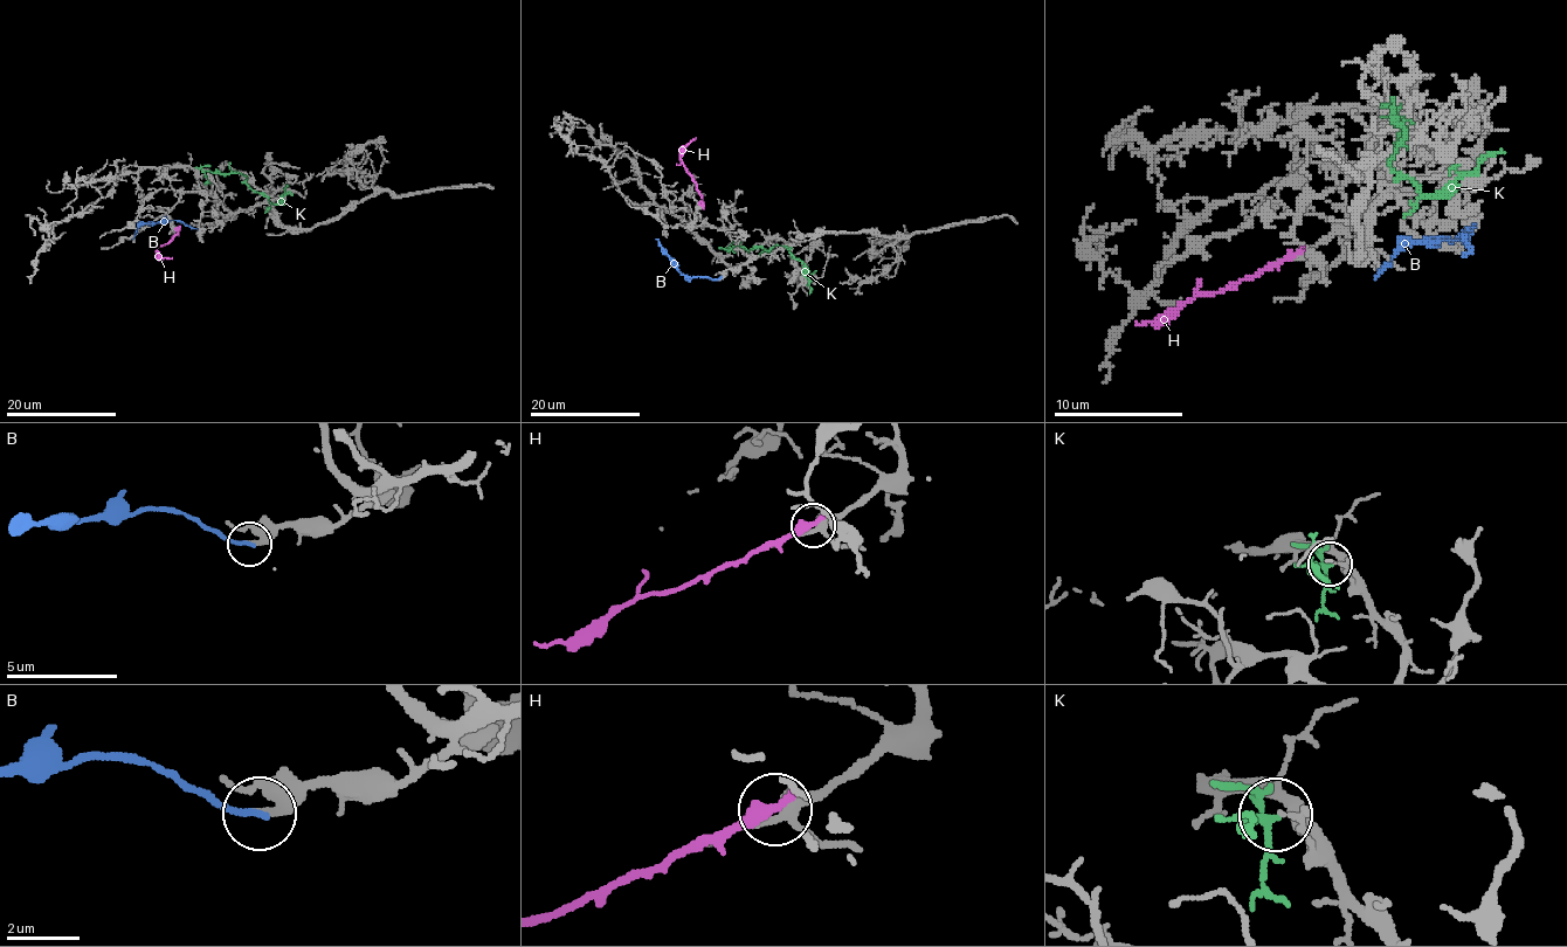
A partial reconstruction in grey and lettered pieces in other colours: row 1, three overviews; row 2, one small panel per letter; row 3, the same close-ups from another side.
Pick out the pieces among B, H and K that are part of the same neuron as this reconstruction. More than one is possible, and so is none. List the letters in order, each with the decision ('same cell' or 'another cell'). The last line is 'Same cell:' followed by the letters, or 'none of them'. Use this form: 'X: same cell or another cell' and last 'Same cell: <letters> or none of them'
B: another cell
H: another cell
K: another cell
Same cell: none of them

